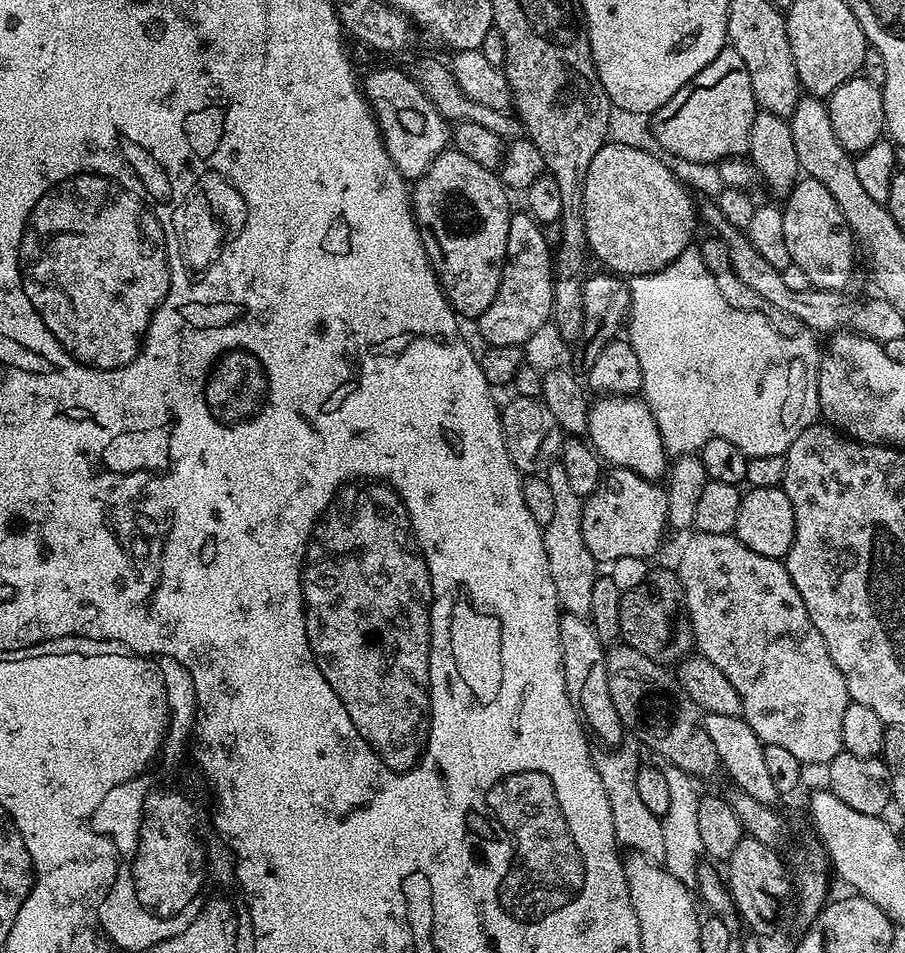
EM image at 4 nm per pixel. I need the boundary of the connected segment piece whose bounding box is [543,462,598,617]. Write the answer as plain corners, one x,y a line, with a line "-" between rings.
549,463
546,479
550,491
554,494
554,514
550,522
543,525
546,562
550,562
550,578
554,578
554,590
560,599
561,609
575,616
587,617
590,613
590,593
594,590
598,575
598,561
594,554
590,554
582,538
584,500
574,494
574,489
566,478
566,470
562,470
560,463

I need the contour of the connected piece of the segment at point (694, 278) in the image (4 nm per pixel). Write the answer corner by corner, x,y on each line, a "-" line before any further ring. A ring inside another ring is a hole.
690,246
662,270
631,277
627,281
627,286
630,306
626,317
626,339
628,345
634,350
634,354
638,354
638,366
642,366
642,382
640,383
642,399
648,403
654,414
654,420
658,422
658,430
662,434
662,442
669,457
677,458
699,453
710,438
726,438
726,442
734,442
734,446
738,446
738,450
742,450
748,457
782,456
787,453
794,438
802,434
802,430
817,423
820,416
818,382
820,381
820,357
822,355
821,345
816,345
817,337
807,330
799,332
797,336
787,336
779,332
761,312
747,312
730,306
730,302
722,298
722,290
718,290
718,282
714,282
714,274
710,274
706,262
700,256
699,247

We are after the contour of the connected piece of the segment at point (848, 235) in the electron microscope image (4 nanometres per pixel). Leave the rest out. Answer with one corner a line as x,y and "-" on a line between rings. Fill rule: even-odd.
801,178
792,187
782,207
782,226
786,230
786,247
790,249
792,264
808,275
814,288
831,292
847,289
852,280
852,267
856,264
857,249
853,234
844,223
842,210
838,210
838,202
834,202
830,190
826,190
822,182

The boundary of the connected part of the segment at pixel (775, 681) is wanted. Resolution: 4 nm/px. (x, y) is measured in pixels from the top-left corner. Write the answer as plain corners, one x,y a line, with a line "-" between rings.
696,532
688,537
680,552
678,575
699,655
714,662
714,666
730,678
734,690
738,690
742,698
744,721
761,744
783,746
805,766
827,766
844,751
842,718
850,703
846,678
842,678
842,670
834,666
834,658
830,658
822,634
818,634
814,622
810,622
806,602
802,602
802,594
798,594
790,578
787,563
754,554
754,550
734,534

